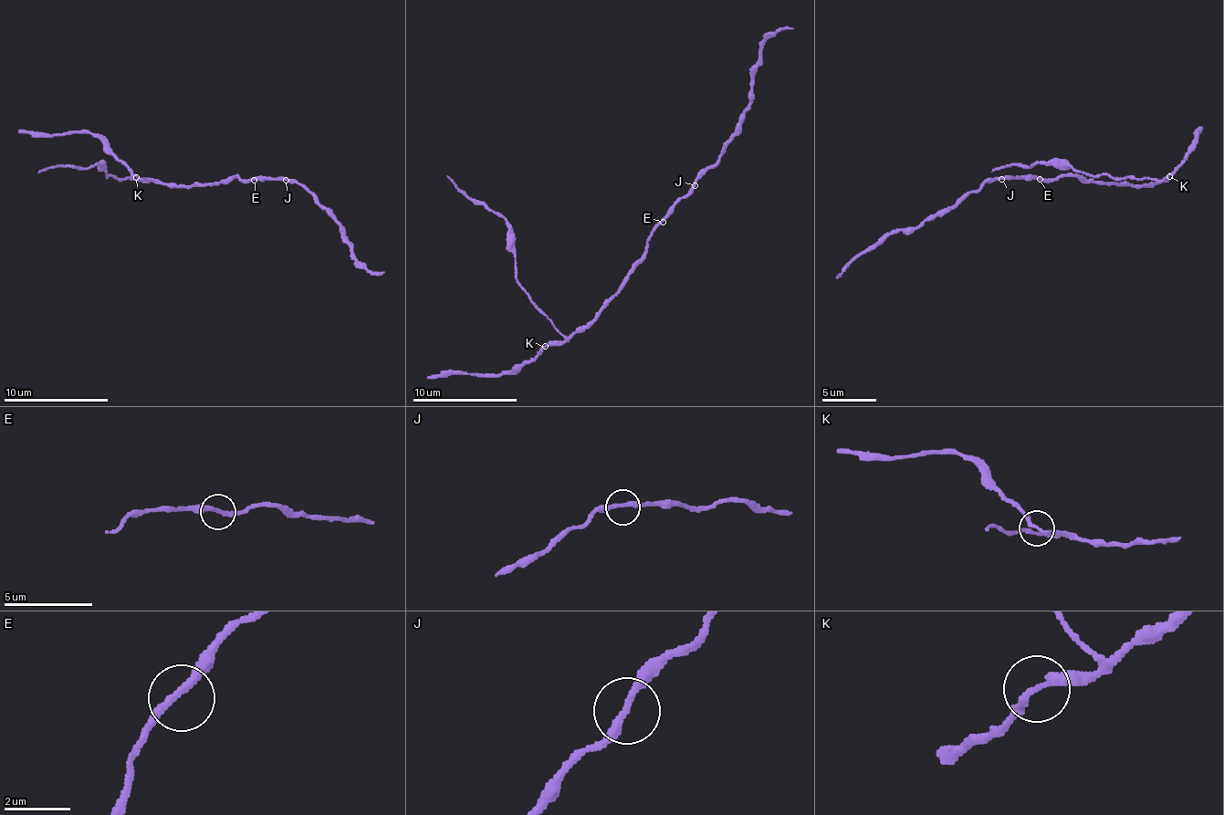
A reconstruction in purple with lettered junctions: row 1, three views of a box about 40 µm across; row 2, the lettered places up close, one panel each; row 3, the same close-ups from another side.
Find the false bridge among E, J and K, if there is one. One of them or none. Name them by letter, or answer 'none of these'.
none of these

